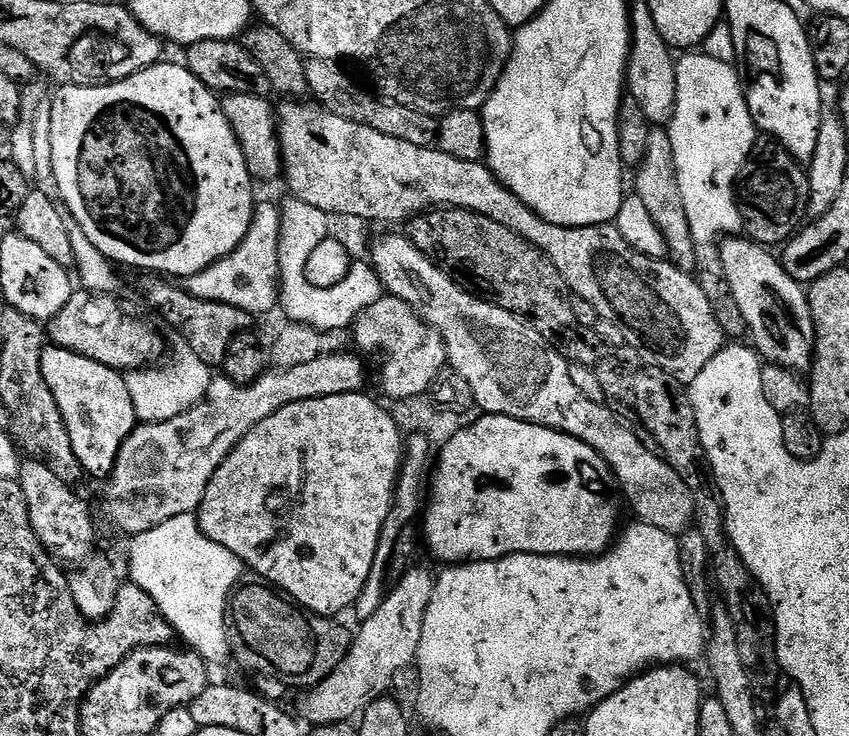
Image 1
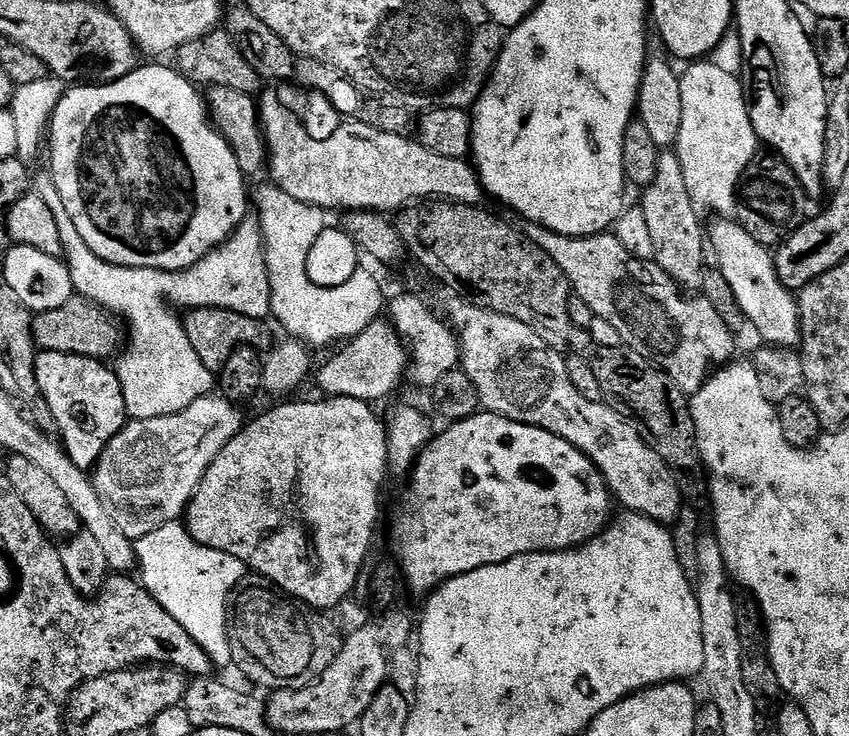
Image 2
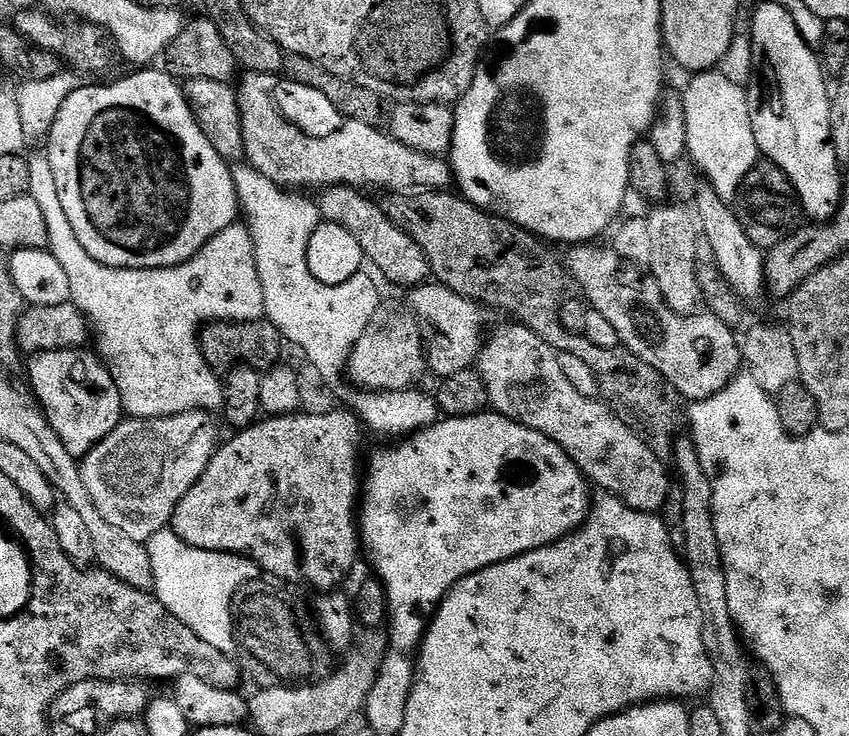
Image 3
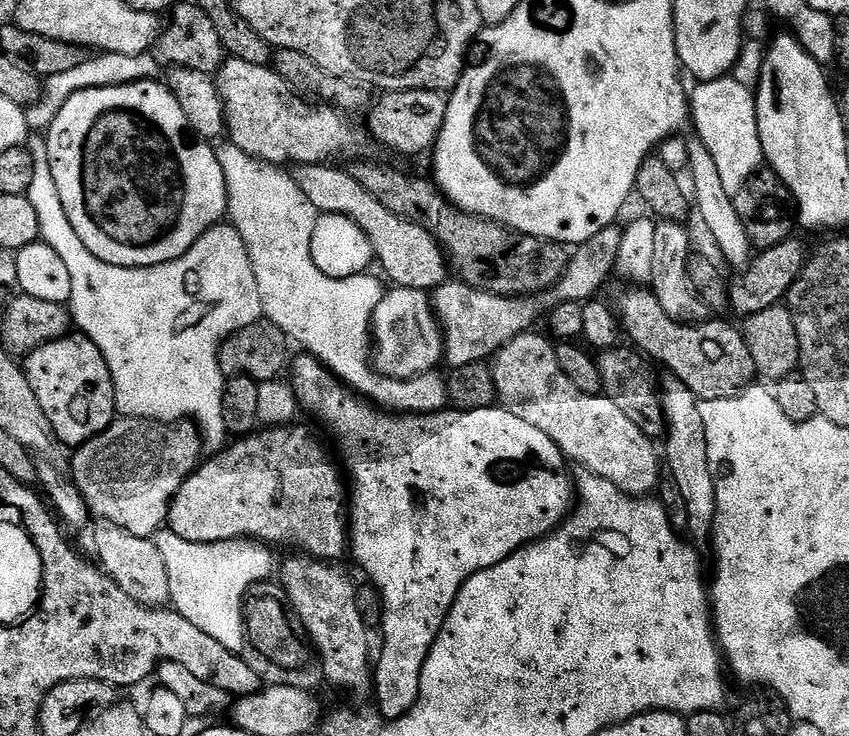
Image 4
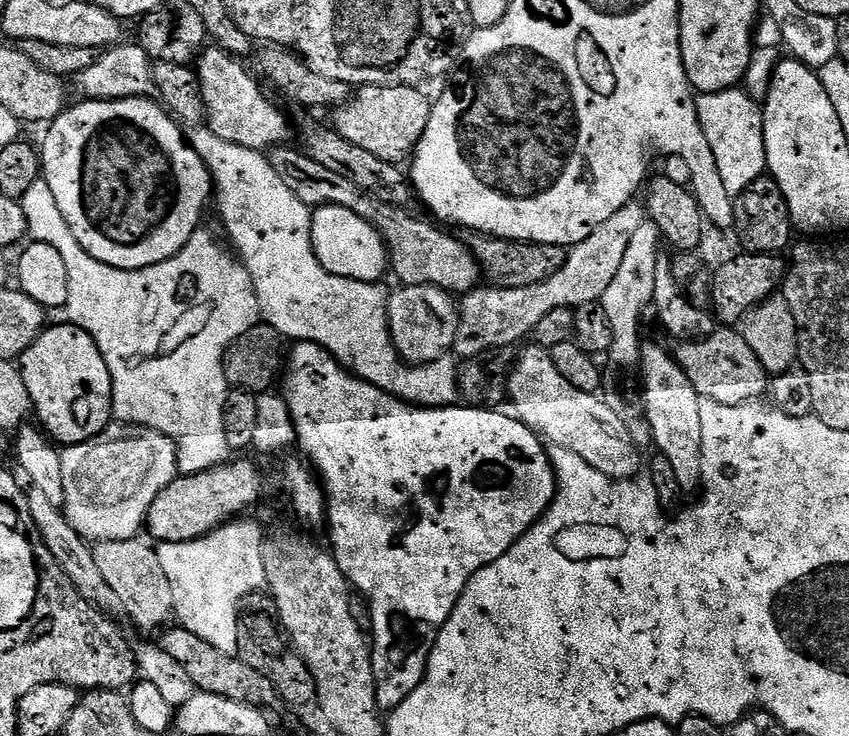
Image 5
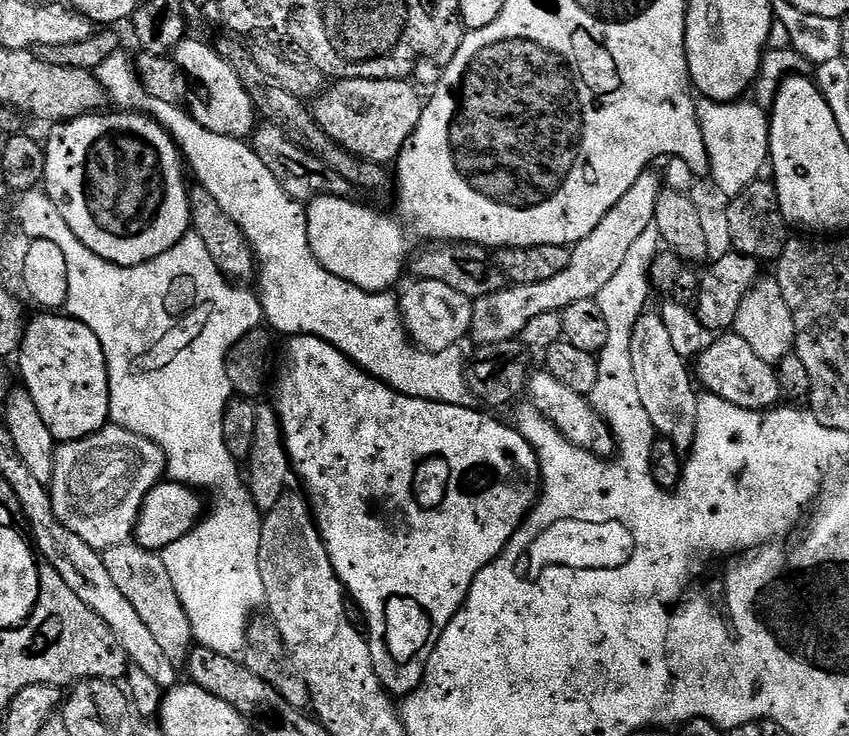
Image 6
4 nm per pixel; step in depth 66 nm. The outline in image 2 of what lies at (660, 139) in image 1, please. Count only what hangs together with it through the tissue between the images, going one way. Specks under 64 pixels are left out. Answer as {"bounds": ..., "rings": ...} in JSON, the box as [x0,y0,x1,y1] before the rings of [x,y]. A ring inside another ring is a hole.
{"bounds":[638,151,706,294],"rings":[[[661,151],[658,158],[658,172],[654,174],[654,182],[643,189],[644,201],[638,207],[644,211],[646,230],[650,230],[650,242],[654,259],[662,270],[670,276],[675,284],[689,293],[696,294],[704,287],[704,252],[706,256],[706,228],[700,225],[700,216],[692,205],[693,193],[686,186],[686,178],[682,174],[682,162],[675,151]]]}

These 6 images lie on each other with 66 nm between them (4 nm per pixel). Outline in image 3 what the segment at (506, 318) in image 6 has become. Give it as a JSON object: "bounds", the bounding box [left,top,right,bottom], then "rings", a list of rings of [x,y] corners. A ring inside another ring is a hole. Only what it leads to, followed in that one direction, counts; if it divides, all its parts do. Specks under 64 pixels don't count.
{"bounds":[407,282,489,378],"rings":[[[439,282],[418,284],[407,293],[407,296],[407,307],[415,316],[416,323],[420,325],[420,335],[424,337],[424,355],[430,372],[433,372],[436,378],[443,378],[450,374],[458,374],[458,370],[472,368],[479,361],[480,349],[484,347],[486,339],[484,327],[488,324],[489,313],[484,305],[458,295],[454,290],[450,290],[445,284]]]}

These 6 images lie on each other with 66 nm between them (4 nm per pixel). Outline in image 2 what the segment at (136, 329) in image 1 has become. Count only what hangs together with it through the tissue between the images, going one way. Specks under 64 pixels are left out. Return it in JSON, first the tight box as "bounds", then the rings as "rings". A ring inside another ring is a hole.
{"bounds":[32,294,122,362],"rings":[[[76,294],[66,302],[66,306],[58,306],[58,310],[53,312],[39,313],[33,319],[32,333],[40,352],[74,354],[75,356],[85,356],[91,360],[108,362],[122,348],[119,327],[121,328],[121,325],[105,308],[99,308],[92,300],[85,300],[83,296]]]}

